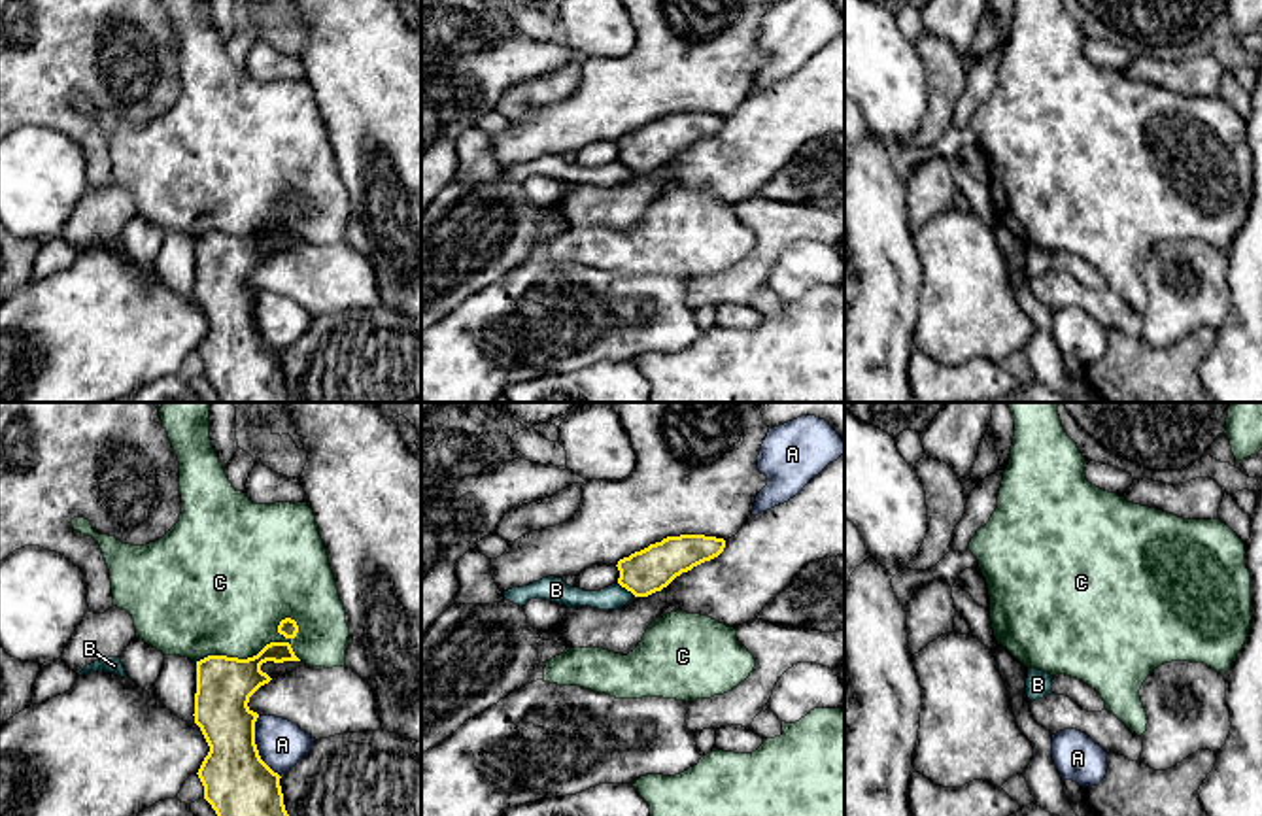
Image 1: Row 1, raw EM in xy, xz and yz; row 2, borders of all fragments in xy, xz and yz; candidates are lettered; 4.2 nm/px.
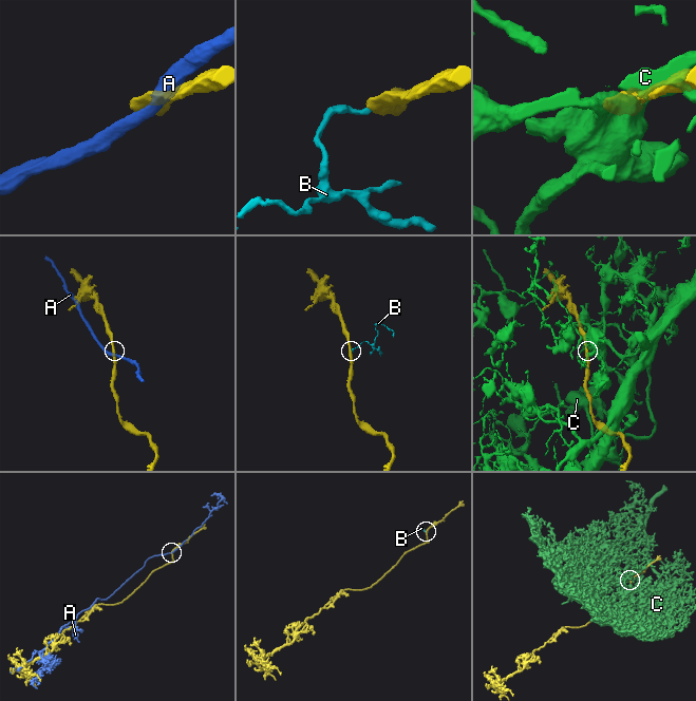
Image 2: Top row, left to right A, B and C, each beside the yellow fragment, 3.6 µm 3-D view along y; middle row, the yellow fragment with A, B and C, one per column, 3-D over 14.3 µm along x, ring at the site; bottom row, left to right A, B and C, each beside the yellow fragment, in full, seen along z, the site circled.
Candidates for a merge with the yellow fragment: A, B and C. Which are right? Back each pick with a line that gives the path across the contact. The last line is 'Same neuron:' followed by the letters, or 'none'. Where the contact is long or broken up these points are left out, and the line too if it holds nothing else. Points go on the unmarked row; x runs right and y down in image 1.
Same neuron: none

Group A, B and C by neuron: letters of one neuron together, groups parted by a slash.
A / B / C

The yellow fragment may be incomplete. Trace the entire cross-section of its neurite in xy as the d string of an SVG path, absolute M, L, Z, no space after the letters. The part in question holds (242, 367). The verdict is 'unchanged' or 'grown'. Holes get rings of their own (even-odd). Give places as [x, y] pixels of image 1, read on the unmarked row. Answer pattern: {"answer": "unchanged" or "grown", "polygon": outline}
{"answer": "unchanged", "polygon": "M270 219L247 236L208 232L196 238L195 300L200 304L210 329L204 334L198 355L204 376L215 387L221 402L293 402L283 382L280 351L259 332L255 321L255 298L259 295L247 280L249 274L272 255L261 247L266 238L300 238L289 219Z"}

